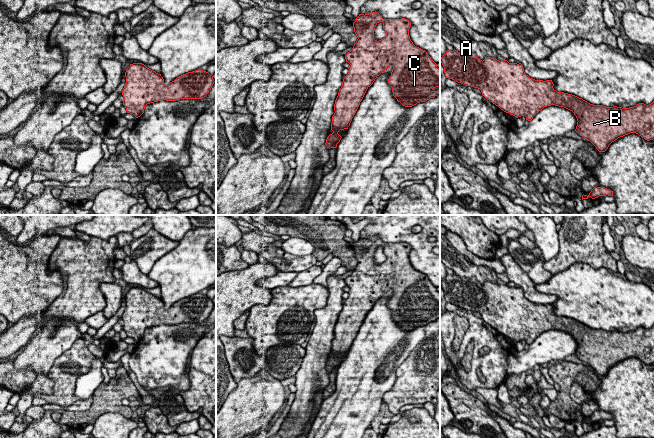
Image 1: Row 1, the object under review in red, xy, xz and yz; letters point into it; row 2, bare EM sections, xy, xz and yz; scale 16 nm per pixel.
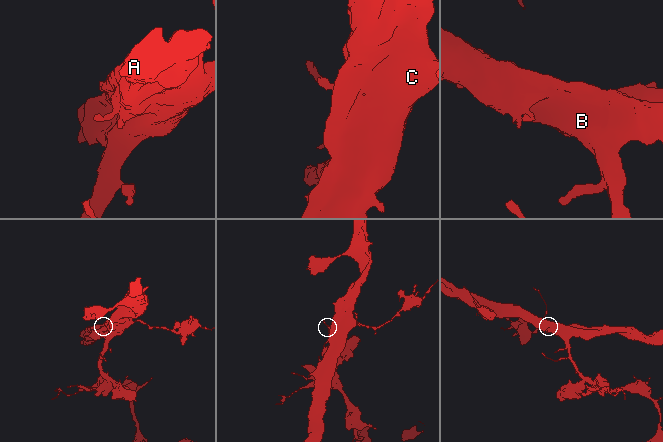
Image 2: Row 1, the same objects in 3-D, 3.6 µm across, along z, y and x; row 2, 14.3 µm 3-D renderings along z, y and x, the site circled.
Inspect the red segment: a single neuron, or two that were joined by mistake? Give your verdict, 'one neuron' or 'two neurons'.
one neuron

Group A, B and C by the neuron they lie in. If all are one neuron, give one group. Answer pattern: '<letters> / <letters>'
A B C

